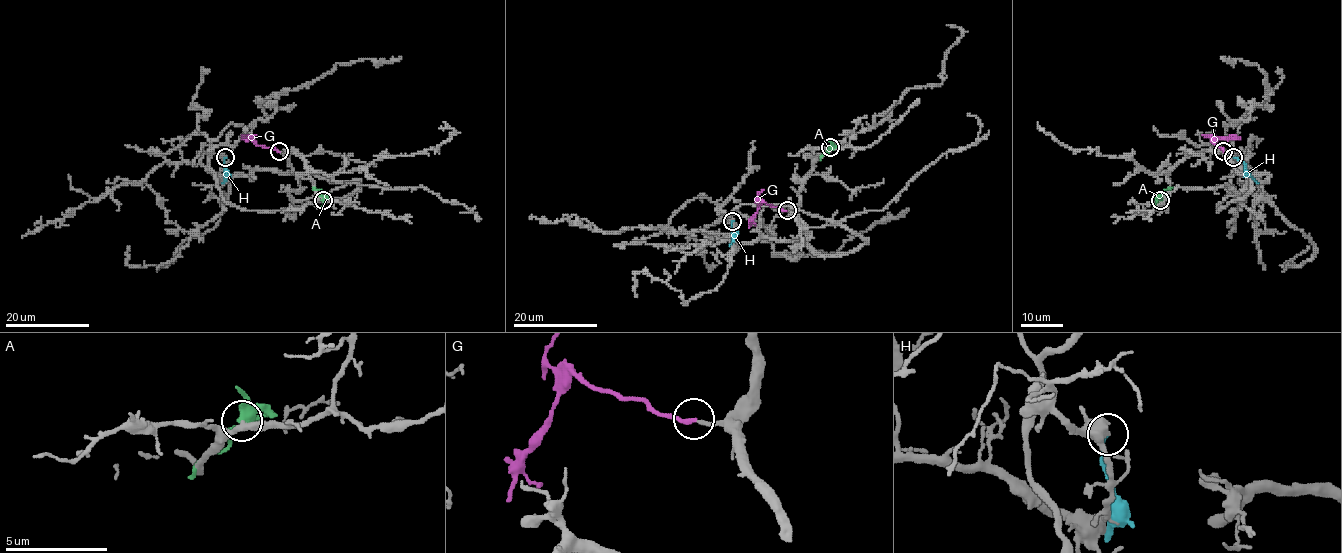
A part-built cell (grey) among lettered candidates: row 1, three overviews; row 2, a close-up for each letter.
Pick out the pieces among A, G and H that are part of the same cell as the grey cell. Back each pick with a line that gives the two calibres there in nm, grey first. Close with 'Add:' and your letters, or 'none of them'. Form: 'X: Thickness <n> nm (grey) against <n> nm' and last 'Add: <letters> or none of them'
G: Thickness 180 nm (grey) against 240 nm
Add: G

